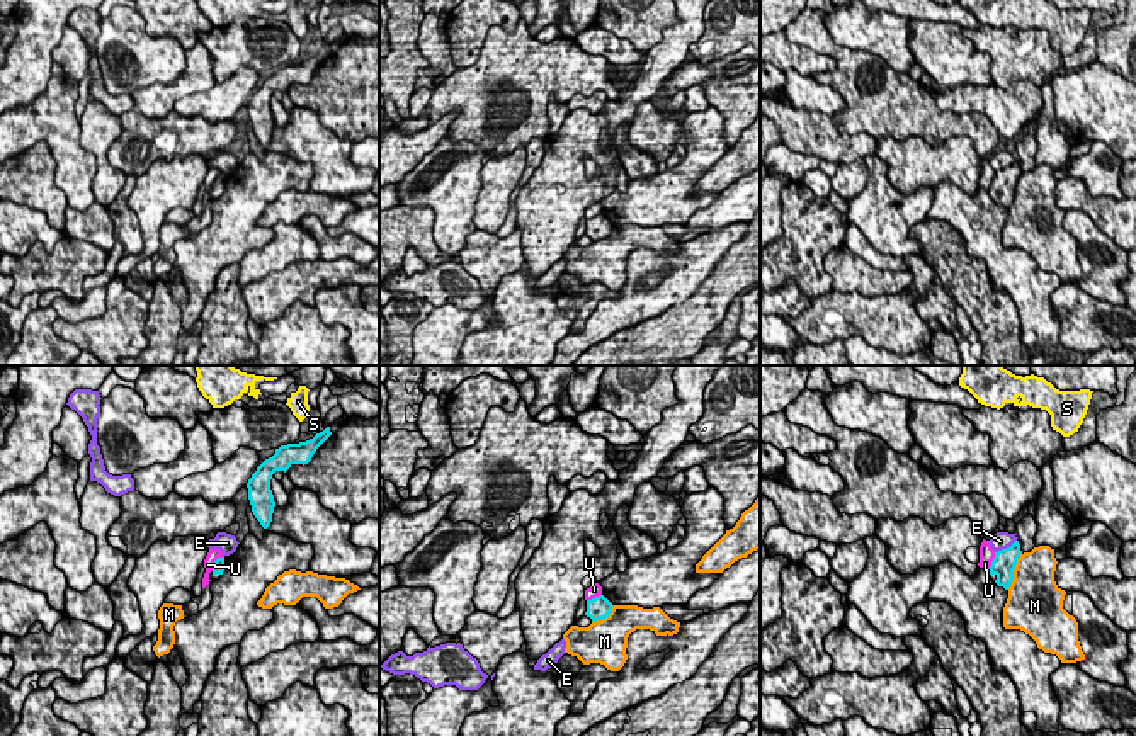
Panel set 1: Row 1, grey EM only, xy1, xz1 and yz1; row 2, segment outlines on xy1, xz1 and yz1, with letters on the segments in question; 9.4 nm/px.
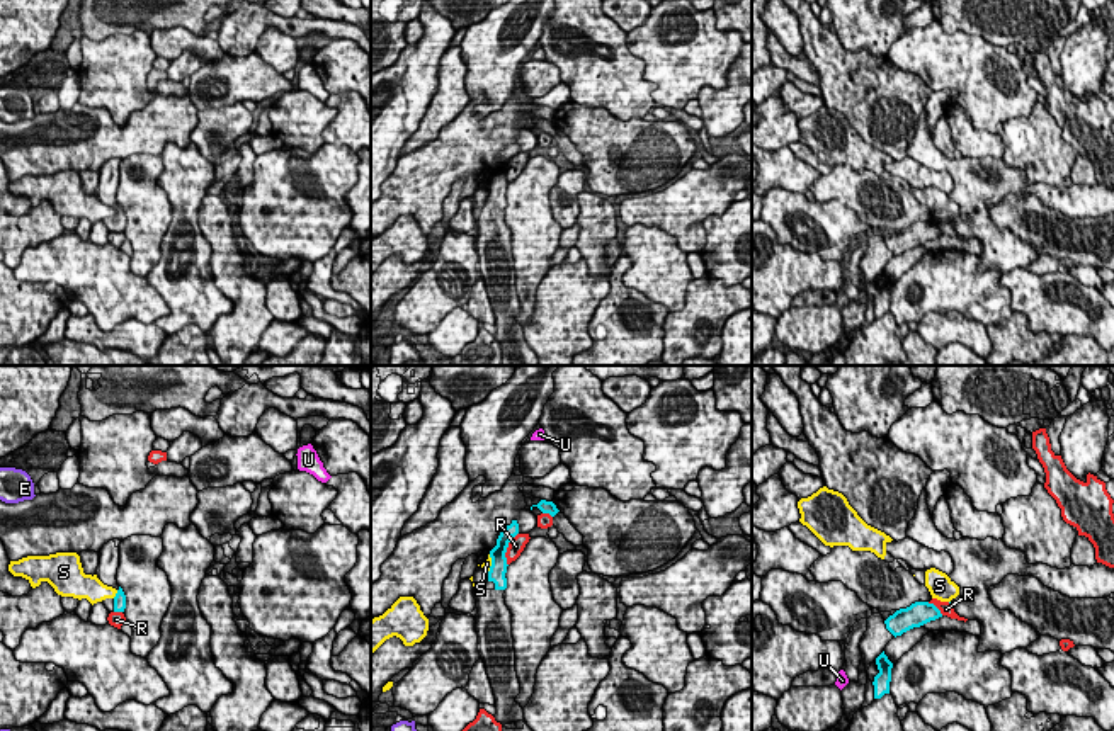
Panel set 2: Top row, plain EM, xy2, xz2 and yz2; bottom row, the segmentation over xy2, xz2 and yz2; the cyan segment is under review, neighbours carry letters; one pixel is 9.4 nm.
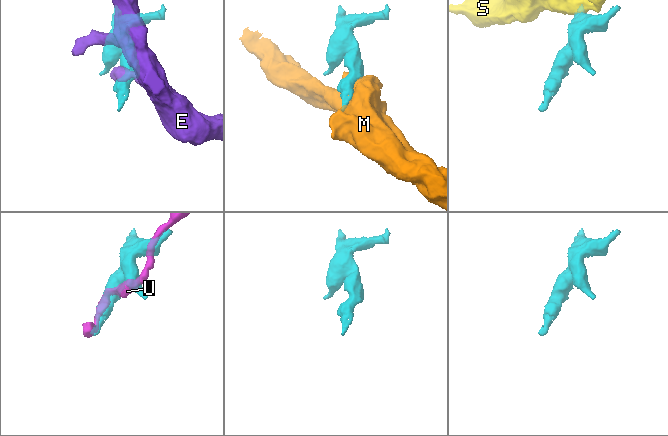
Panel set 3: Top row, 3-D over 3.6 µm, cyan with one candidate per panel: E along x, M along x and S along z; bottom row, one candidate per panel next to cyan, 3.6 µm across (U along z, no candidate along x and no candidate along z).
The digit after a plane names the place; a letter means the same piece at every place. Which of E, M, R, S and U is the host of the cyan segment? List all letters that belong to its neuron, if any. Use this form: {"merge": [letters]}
{"merge": []}

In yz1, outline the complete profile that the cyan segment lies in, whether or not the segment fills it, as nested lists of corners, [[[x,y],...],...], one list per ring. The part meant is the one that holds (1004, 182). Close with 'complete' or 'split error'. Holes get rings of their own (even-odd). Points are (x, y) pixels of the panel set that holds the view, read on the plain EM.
[[[1015,160],[1010,167],[995,172],[990,194],[997,195],[995,202],[998,206],[1003,206],[1005,209],[1010,207],[1014,201],[1014,189],[1020,173],[1022,170],[1019,160]]]; complete

